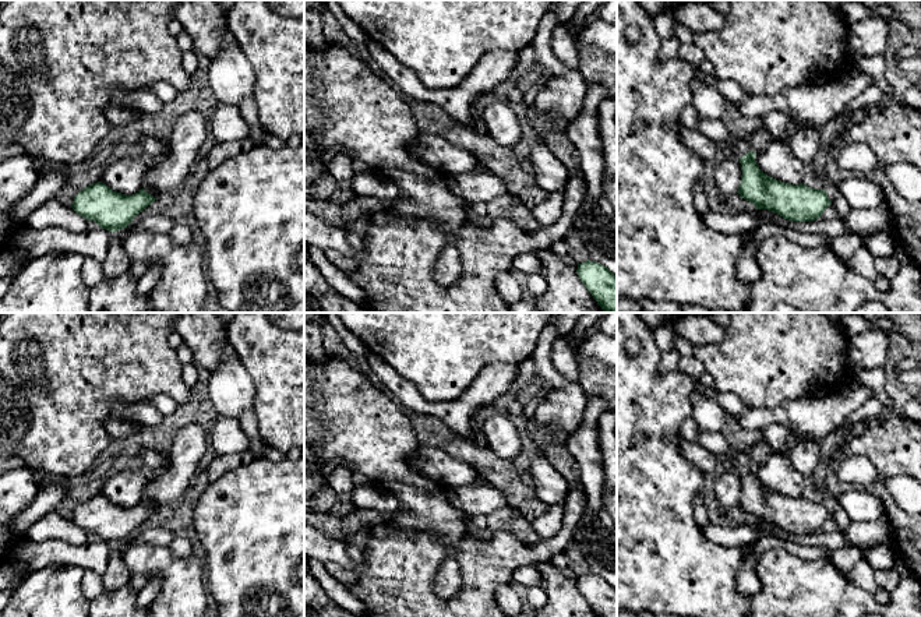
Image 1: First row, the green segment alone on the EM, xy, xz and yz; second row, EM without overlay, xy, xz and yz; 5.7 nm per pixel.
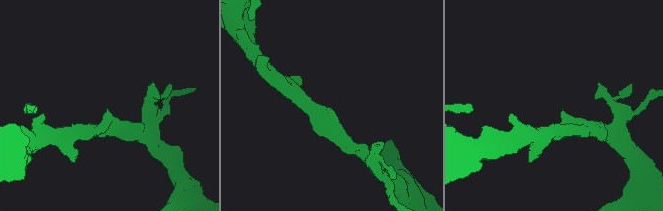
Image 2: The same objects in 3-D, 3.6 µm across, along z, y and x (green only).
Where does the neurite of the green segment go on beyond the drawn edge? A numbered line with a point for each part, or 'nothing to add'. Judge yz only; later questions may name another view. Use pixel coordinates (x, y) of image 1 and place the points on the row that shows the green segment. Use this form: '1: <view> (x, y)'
1: yz (708, 150)

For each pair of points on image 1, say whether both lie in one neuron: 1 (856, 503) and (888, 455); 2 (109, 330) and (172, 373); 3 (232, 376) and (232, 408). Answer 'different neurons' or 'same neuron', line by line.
1: different neurons
2: same neuron
3: same neuron

